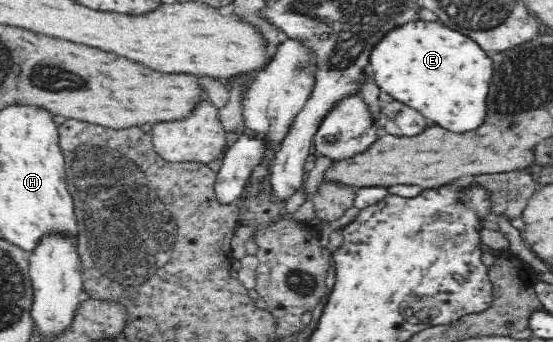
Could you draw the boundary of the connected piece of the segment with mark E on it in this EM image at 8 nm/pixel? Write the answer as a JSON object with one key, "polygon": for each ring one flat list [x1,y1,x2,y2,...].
{"polygon":[[417,21,404,27,390,30,372,50,369,58,370,68,374,71,374,80,384,98,397,100,420,112,426,120,436,126,456,134,478,130,488,118,488,88,492,80,492,60,489,54,470,37,450,30,442,24,429,21]]}

